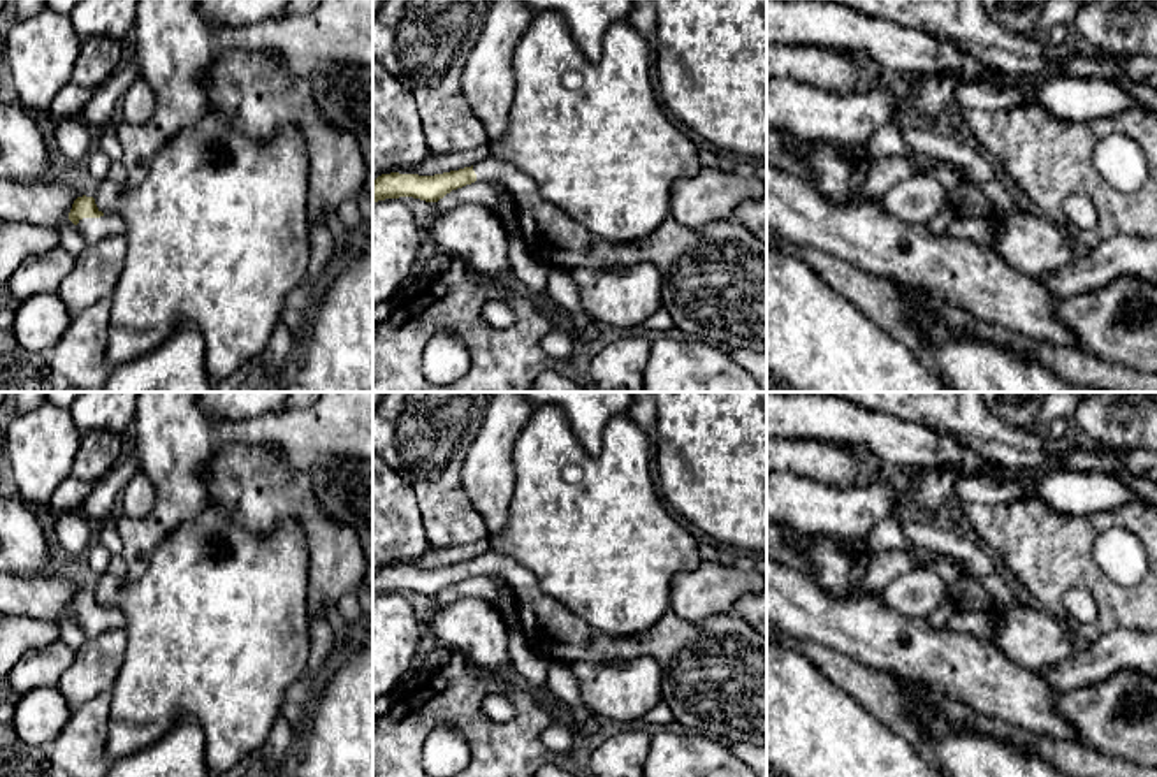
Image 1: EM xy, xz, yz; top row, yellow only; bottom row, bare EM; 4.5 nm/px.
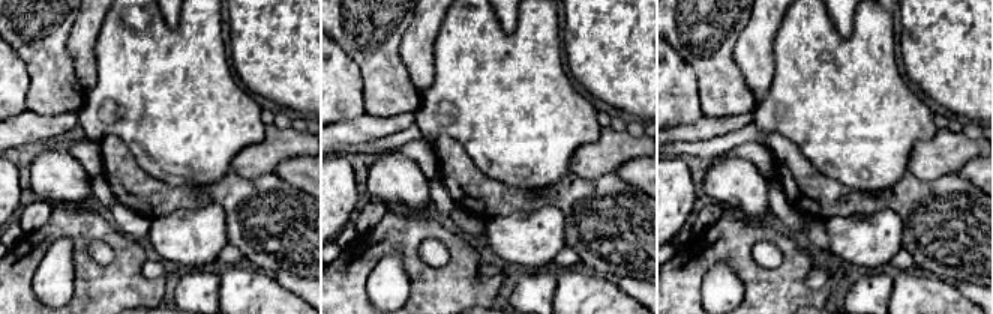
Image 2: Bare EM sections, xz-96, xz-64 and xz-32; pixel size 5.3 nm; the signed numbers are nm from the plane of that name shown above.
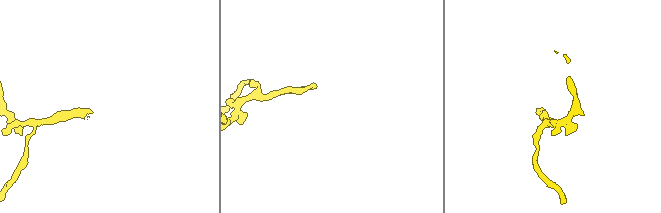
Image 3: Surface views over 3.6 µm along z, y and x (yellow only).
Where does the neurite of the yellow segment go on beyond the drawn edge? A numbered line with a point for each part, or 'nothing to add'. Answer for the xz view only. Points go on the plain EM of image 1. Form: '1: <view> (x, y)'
1: xz (714, 672)

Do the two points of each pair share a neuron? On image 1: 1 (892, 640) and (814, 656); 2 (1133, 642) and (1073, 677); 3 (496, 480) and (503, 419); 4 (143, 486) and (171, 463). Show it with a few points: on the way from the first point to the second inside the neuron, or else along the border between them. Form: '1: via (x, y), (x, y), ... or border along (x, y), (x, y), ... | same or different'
1: border along (797, 637), (829, 646), (873, 670) | different
2: via (1119, 651), (1087, 667) | same
3: via (496, 464), (498, 435) | same
4: border along (141, 470), (153, 487), (153, 507), (134, 519) | different

